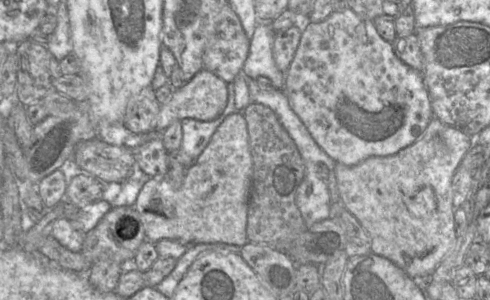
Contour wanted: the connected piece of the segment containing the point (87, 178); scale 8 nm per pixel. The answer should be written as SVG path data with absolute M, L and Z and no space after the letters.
M88 173L74 174L69 177L65 201L69 201L81 209L103 199L106 182L102 182Z

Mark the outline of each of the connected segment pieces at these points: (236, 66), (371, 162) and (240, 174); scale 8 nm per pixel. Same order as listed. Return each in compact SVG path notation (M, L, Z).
M228 3L216 17L214 33L210 36L202 56L203 69L226 83L234 82L242 74L249 49L250 40L239 17Z
M433 117L424 135L390 156L372 156L354 166L335 164L340 201L371 238L371 253L383 256L409 277L431 275L456 243L452 179L473 145L472 136Z
M235 111L218 126L204 151L186 169L181 188L174 189L165 178L150 178L139 192L134 206L141 217L147 240L154 244L170 239L185 245L224 243L242 247L248 242L247 216L252 182L253 163L247 124L243 113Z

